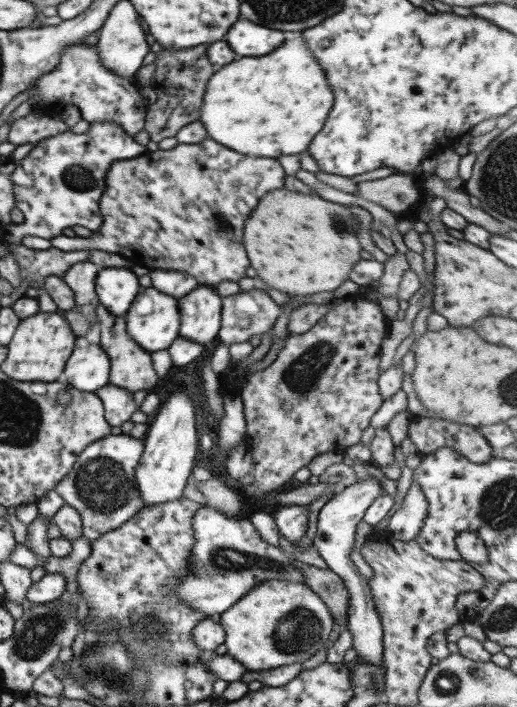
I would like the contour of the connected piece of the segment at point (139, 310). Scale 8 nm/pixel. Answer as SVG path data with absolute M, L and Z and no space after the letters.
M156 288L140 289L126 312L126 333L149 354L165 350L178 337L179 311L176 299L159 292Z

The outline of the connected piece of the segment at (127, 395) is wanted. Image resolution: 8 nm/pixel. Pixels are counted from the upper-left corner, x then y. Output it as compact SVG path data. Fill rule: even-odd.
M107 383L94 392L102 402L104 418L109 427L120 427L138 410L132 392Z

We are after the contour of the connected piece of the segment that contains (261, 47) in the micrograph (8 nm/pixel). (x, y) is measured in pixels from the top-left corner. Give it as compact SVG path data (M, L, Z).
M237 20L225 34L225 40L239 56L263 56L269 54L273 46L281 44L283 34L265 26L257 26L249 20Z

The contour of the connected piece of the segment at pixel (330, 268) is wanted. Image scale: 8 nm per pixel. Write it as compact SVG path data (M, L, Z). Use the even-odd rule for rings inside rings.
M285 188L267 192L245 220L243 246L251 268L265 284L275 290L300 297L335 290L347 280L349 270L362 249L356 236L360 222L345 206L321 200L319 196L299 194Z

